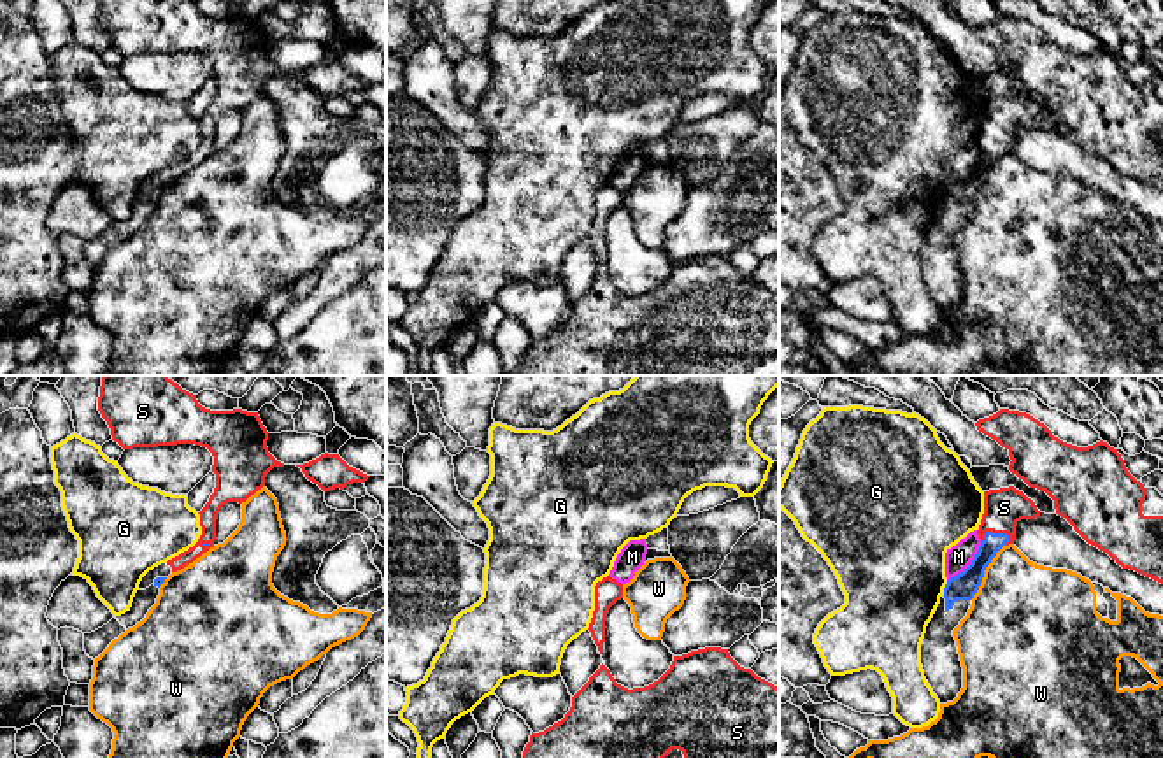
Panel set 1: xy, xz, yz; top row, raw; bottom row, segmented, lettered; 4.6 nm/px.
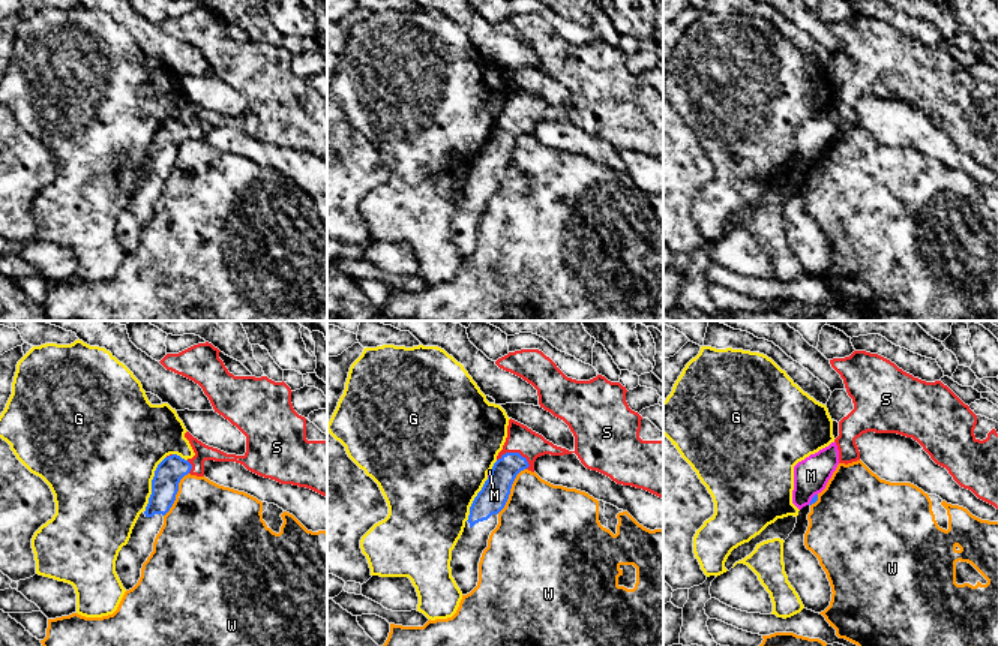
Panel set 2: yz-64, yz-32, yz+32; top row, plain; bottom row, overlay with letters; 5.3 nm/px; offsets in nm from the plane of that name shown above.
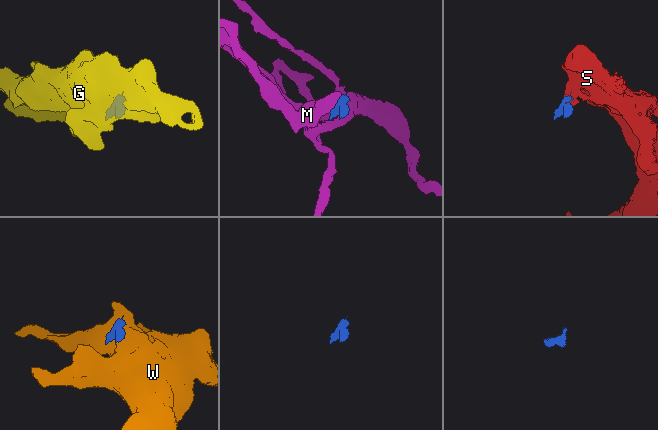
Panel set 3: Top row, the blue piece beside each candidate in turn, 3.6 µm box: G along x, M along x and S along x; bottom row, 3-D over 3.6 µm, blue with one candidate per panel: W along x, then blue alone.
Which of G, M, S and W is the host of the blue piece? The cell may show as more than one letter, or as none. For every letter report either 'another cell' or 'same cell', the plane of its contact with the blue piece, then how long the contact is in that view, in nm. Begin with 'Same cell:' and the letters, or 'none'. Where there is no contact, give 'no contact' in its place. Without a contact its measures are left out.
Same cell: S
G: another cell; meets blue in yz; contact 70 nm long
M: another cell; meets blue in yz; contact 240 nm long
S: same cell; meets blue in yz; contact 140 nm long
W: another cell; meets blue in yz; contact 300 nm long

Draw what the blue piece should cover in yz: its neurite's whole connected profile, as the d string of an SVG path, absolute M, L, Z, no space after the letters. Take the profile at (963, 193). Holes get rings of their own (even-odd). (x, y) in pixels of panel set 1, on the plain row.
M1014 93L984 98L979 158L961 181L947 188L921 251L924 284L940 311L953 309L963 295L963 274L953 237L967 223L986 174L1003 153L1014 151L1016 132L1038 123L1035 109Z

